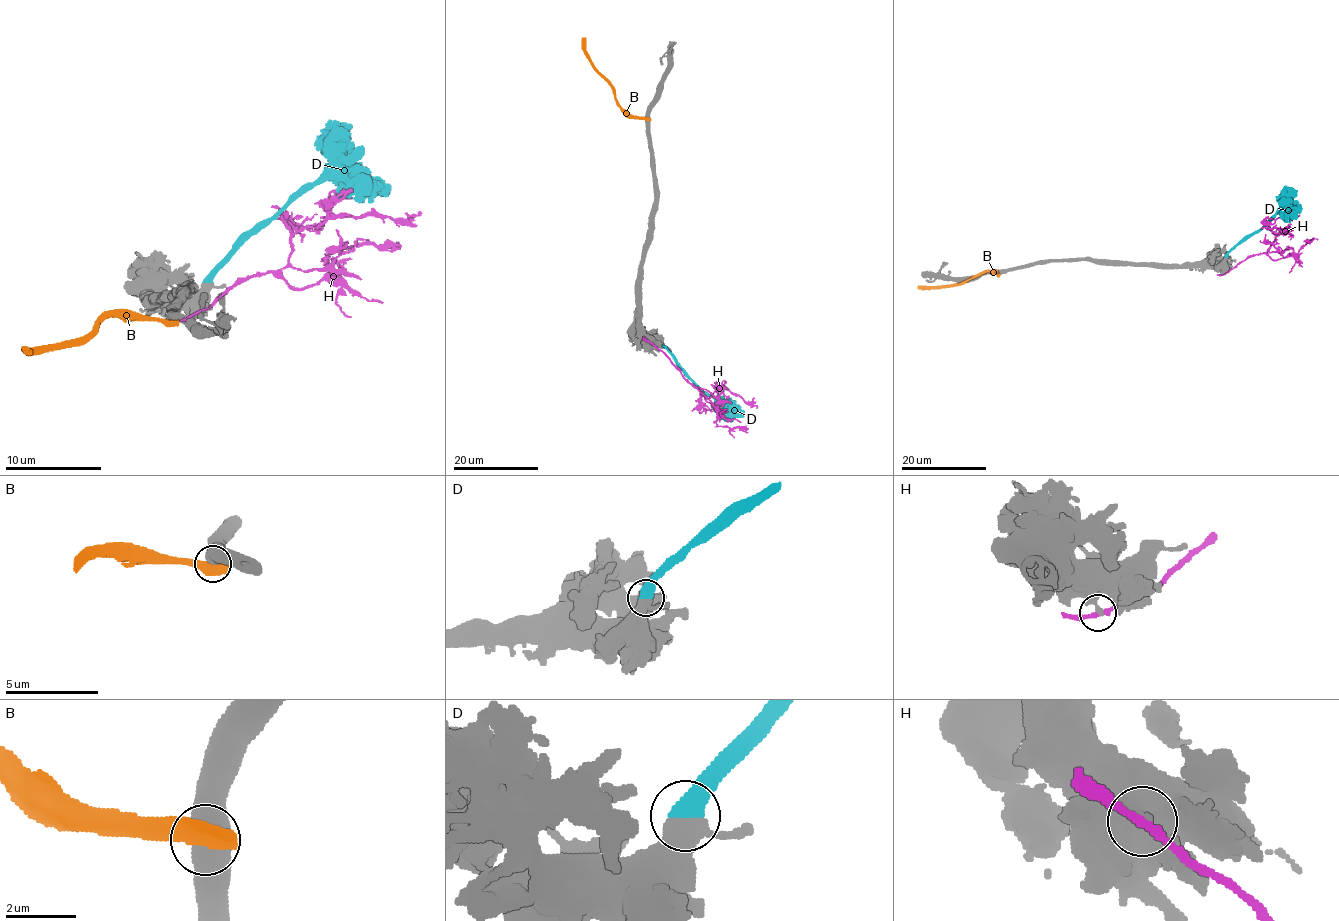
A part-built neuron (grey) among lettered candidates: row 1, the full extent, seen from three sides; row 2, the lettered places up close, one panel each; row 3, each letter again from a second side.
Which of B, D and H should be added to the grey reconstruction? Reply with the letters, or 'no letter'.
D

